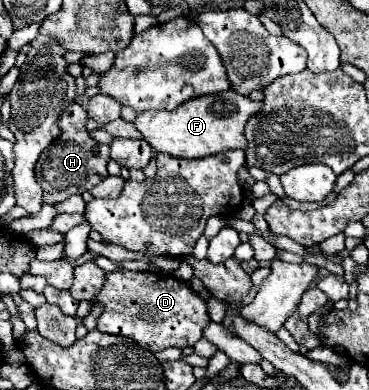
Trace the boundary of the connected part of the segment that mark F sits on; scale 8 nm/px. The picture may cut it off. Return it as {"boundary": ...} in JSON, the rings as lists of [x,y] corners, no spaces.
{"boundary":[[[230,89],[224,93],[194,97],[192,101],[176,107],[176,111],[142,111],[134,119],[134,127],[142,133],[142,137],[156,153],[196,159],[226,149],[246,149],[244,125],[260,109],[260,103]]]}

